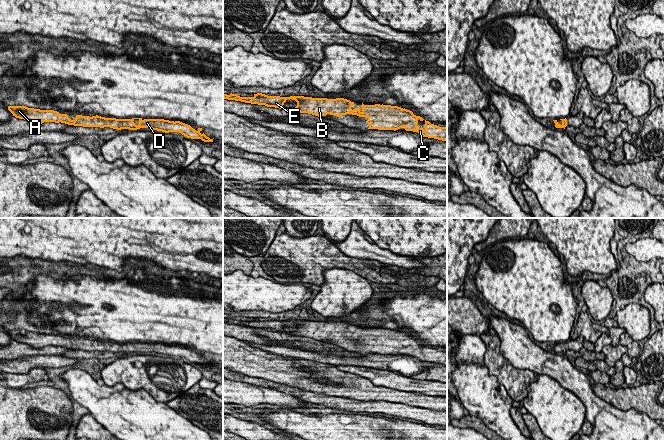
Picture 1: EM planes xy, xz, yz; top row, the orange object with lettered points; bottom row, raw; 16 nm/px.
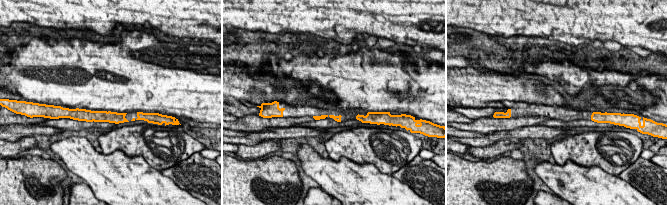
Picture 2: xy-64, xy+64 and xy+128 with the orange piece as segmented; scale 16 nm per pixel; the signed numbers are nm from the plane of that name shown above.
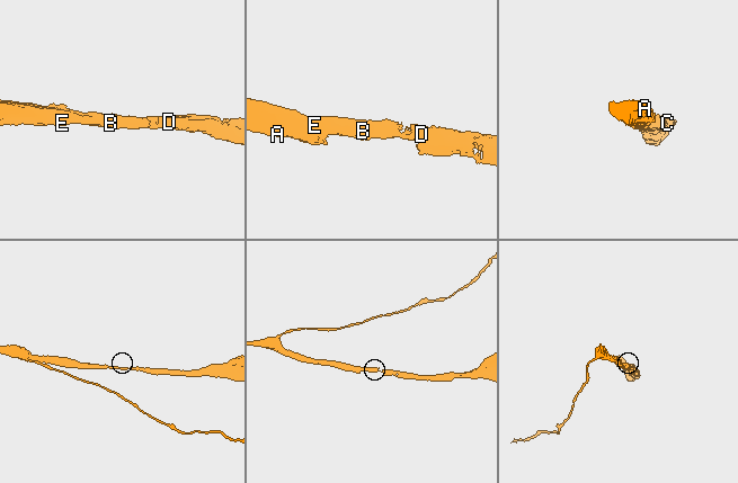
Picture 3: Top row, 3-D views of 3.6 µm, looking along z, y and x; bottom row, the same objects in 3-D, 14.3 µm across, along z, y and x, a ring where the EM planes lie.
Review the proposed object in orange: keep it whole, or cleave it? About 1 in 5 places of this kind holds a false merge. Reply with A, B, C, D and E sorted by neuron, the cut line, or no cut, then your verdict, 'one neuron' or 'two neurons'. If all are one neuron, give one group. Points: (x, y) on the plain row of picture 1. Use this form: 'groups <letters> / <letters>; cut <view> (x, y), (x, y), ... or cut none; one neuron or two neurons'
groups A B C D E; cut none; one neuron

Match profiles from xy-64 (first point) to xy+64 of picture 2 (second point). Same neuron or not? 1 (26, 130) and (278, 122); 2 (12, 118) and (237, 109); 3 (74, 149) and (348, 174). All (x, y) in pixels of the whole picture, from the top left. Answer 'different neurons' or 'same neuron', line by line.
1: different neurons
2: different neurons
3: same neuron

